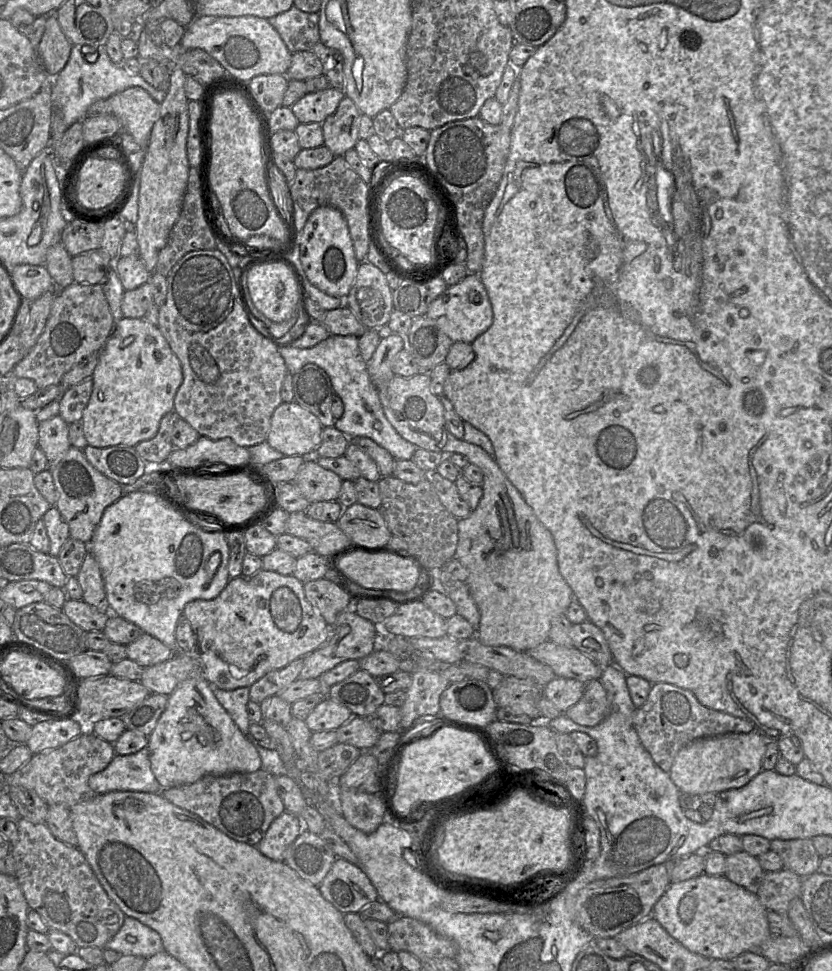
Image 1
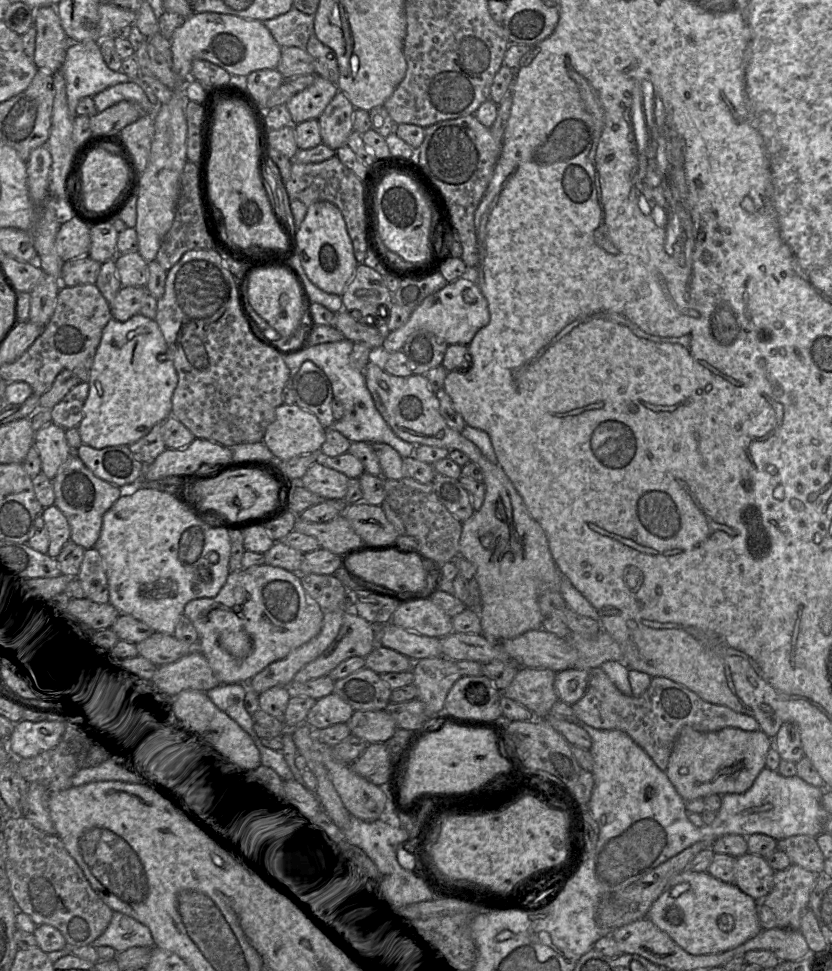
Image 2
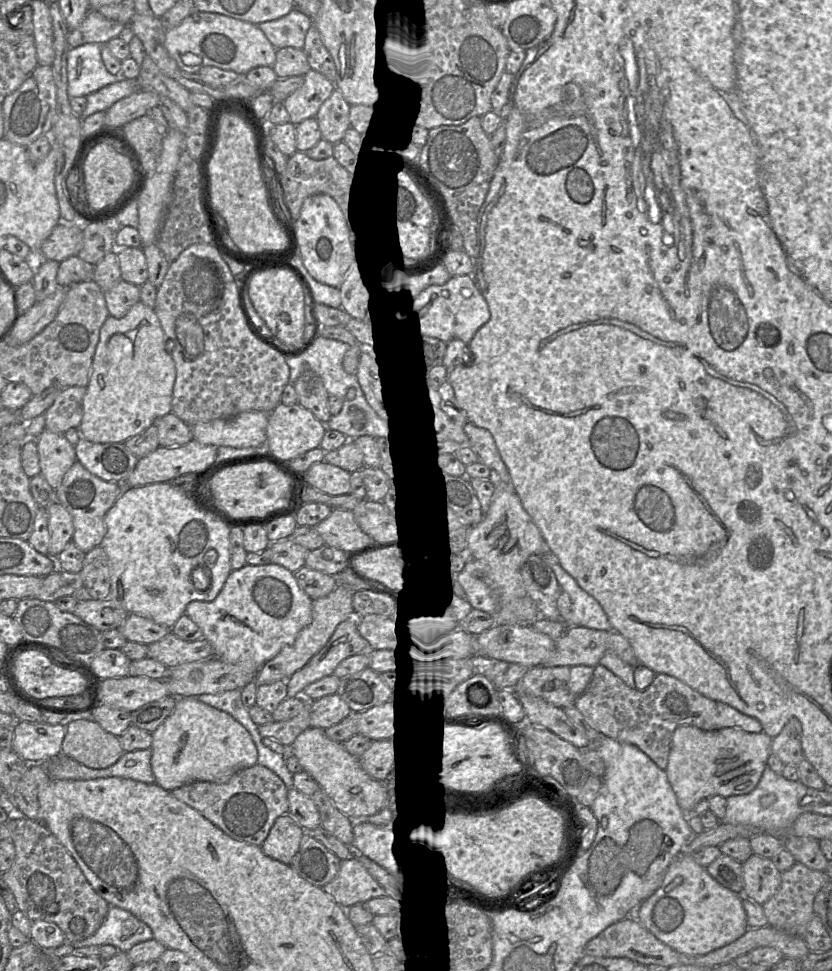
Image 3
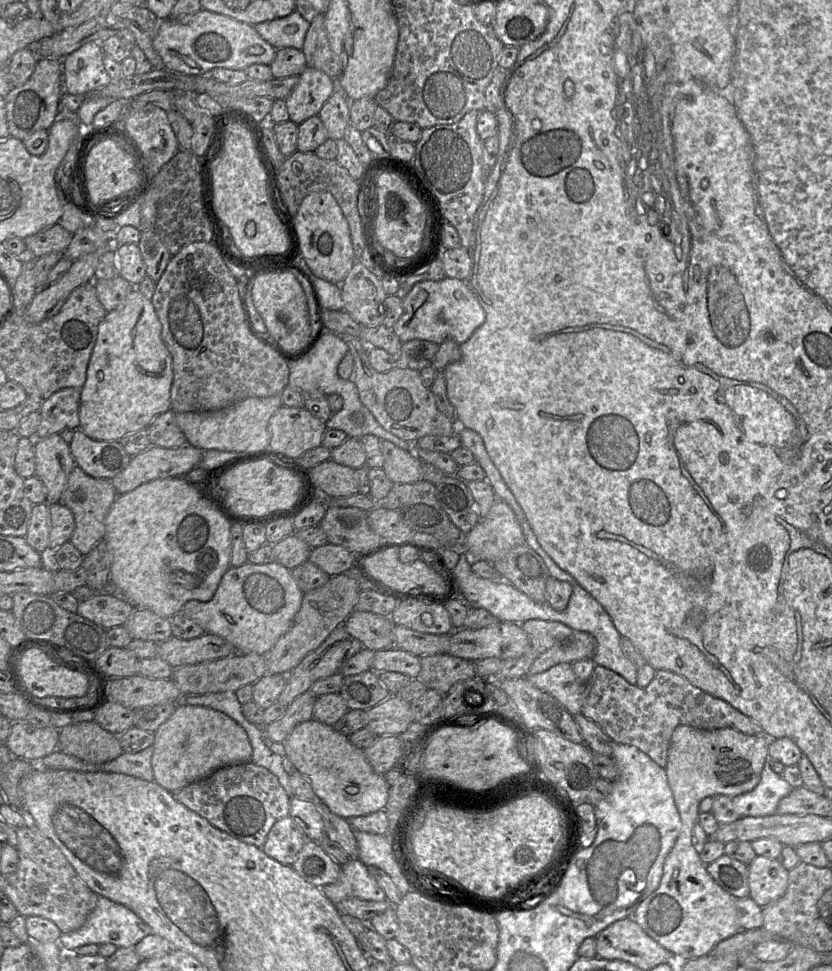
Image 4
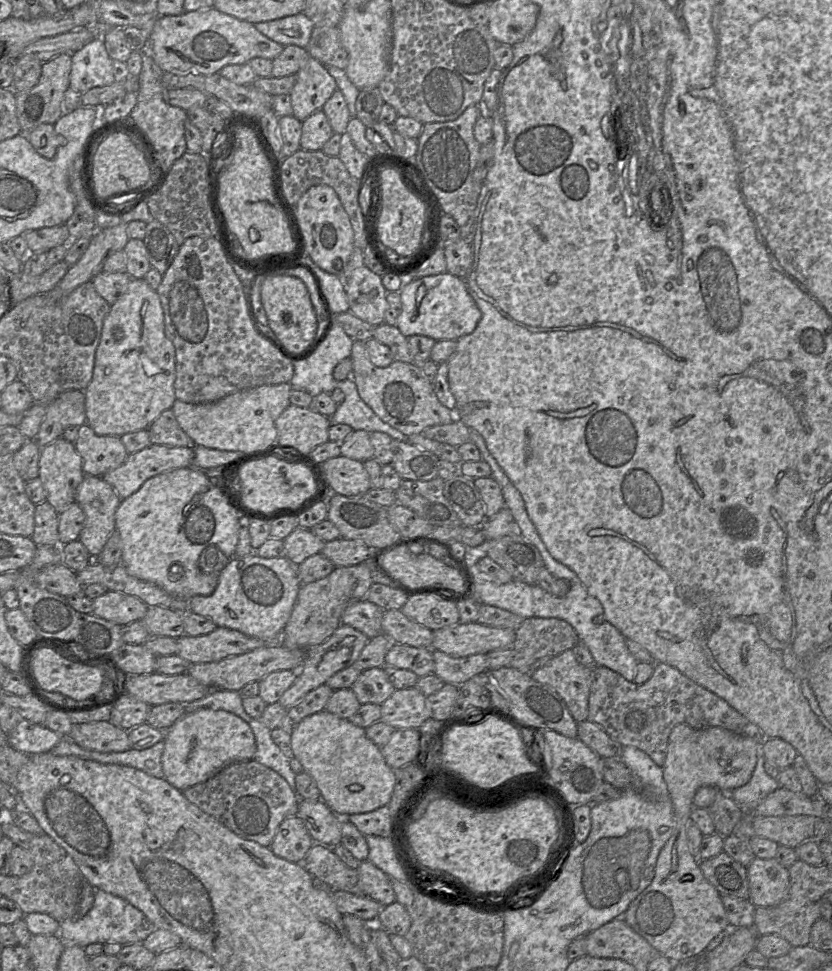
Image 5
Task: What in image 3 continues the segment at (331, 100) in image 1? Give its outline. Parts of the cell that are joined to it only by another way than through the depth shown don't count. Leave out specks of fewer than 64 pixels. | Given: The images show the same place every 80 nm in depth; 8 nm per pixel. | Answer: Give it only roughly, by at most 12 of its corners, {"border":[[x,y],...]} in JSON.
{"border":[[310,70],[284,101],[294,125],[316,117],[336,89]]}

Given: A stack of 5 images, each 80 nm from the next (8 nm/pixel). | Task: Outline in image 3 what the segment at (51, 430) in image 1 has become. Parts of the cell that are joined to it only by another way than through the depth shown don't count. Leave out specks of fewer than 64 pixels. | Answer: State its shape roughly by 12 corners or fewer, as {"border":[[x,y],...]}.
{"border":[[63,434],[37,437],[40,475],[54,489],[77,461]]}

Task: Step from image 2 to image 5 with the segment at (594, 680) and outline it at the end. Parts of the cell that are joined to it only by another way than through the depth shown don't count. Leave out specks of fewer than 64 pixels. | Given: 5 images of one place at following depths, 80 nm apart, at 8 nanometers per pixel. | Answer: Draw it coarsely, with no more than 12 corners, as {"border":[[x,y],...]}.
{"border":[[666,663],[595,666],[588,720],[660,767],[679,724],[761,745],[757,725]]}

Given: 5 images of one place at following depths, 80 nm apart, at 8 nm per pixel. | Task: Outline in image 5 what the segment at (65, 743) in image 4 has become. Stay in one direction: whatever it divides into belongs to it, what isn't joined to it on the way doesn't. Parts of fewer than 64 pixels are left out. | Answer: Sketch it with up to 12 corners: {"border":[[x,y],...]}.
{"border":[[109,721],[74,724],[68,738],[84,749],[124,752],[128,731]]}

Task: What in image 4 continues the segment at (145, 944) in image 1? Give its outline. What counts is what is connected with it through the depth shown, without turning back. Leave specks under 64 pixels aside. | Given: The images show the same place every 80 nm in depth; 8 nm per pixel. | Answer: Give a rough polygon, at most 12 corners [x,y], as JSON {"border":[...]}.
{"border":[[104,896],[78,930],[62,933],[66,953],[88,944],[134,947],[152,928]]}

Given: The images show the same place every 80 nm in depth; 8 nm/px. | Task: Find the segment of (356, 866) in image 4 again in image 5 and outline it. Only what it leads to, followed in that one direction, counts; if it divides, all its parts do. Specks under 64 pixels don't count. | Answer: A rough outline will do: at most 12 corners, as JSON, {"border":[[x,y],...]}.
{"border":[[370,861],[357,869],[361,893],[381,906],[396,902],[387,874]]}

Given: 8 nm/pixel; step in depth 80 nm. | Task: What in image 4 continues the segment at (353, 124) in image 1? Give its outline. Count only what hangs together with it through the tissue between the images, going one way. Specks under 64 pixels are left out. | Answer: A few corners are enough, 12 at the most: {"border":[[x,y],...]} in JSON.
{"border":[[337,89],[319,117],[328,139],[344,137],[351,124],[351,102]]}

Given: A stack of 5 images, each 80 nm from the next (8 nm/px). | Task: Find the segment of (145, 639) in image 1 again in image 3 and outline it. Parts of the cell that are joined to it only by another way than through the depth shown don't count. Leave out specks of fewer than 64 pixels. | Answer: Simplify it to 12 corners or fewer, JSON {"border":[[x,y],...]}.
{"border":[[171,632],[148,645],[147,657],[173,668],[214,657],[204,638]]}

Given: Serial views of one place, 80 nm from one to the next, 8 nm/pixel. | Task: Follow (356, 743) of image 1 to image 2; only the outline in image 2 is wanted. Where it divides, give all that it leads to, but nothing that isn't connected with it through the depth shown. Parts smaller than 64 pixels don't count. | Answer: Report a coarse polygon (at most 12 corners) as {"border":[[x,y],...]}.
{"border":[[385,710],[354,711],[351,735],[385,743],[397,730]]}

